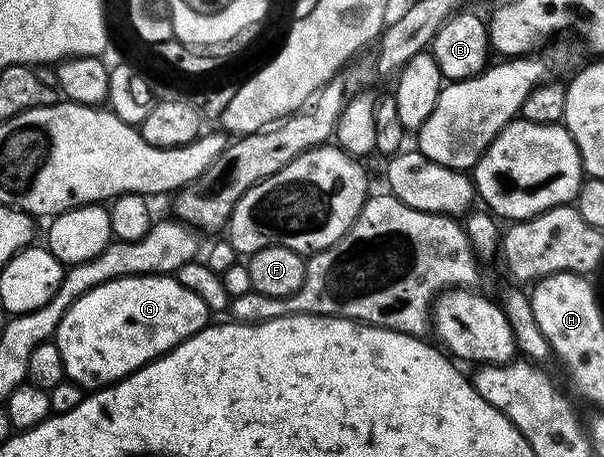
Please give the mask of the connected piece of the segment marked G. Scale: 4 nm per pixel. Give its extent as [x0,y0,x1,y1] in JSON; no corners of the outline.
[56,274,212,392]

